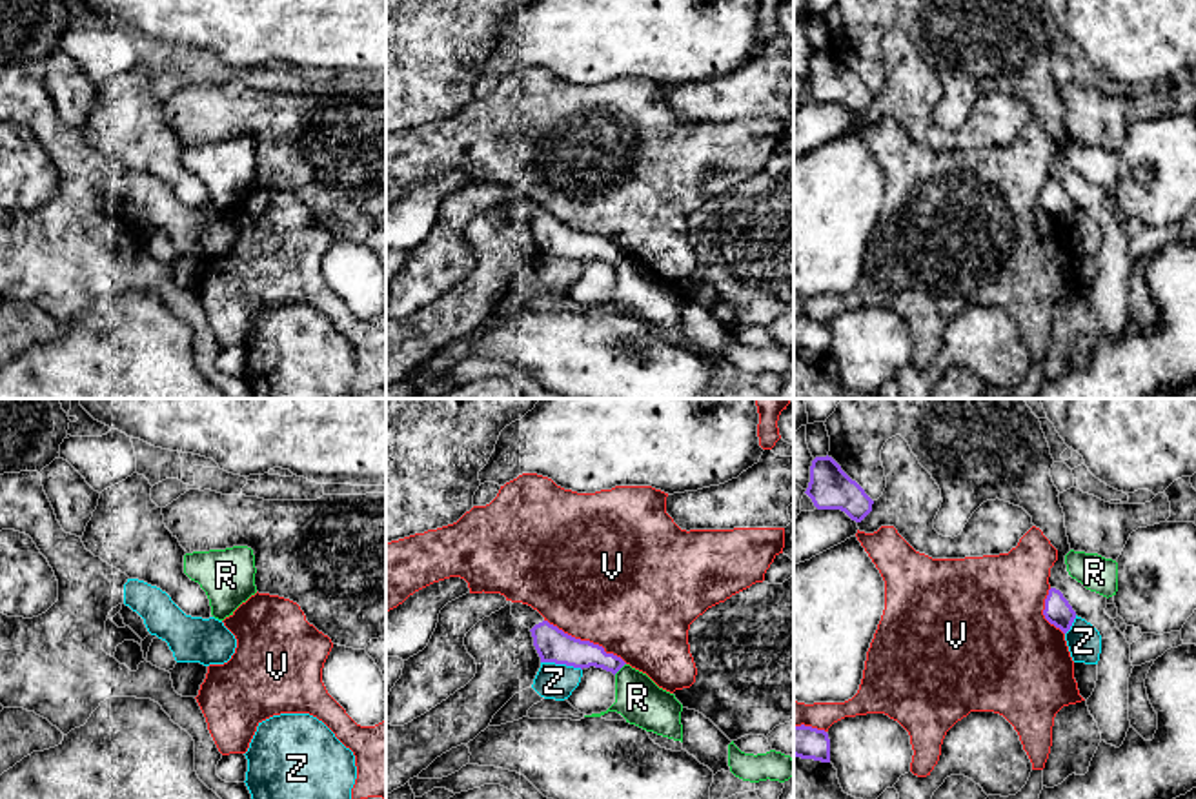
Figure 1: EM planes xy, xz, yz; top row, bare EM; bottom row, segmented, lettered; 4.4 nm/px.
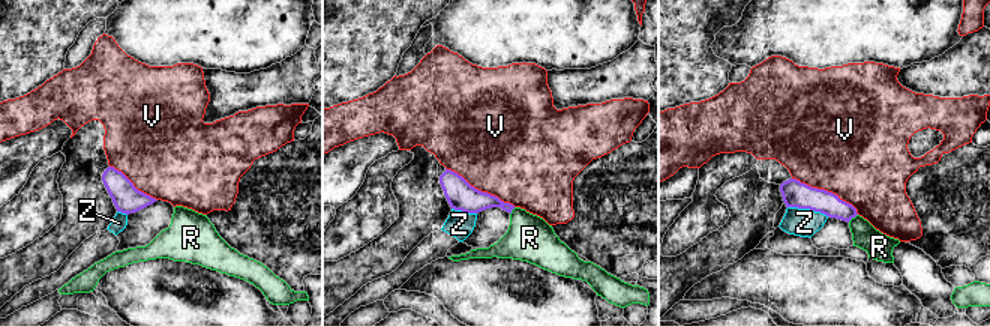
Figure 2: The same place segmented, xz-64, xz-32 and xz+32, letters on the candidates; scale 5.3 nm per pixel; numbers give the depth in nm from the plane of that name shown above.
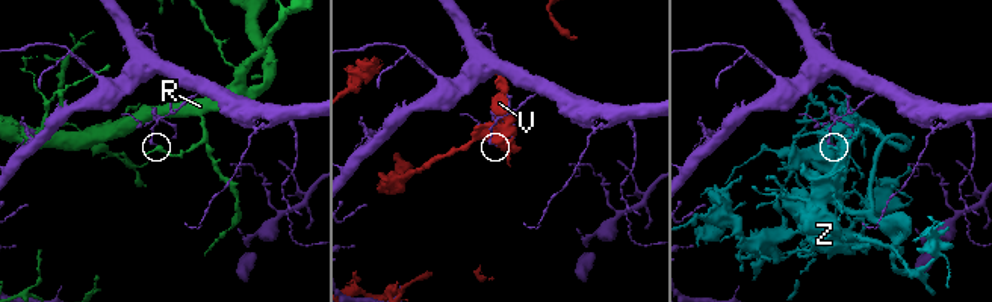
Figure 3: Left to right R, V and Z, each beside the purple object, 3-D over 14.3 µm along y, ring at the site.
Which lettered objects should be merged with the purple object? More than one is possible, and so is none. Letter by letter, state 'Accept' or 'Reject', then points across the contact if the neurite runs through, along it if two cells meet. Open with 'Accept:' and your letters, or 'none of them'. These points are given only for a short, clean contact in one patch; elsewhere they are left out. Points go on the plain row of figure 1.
Accept: none of them
R: Reject
V: Reject
Z: Reject

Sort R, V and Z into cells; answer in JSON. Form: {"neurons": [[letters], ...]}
{"neurons": [["R"], ["V"], ["Z"]]}

